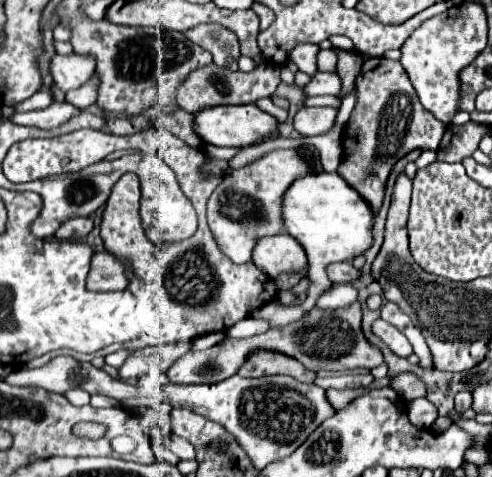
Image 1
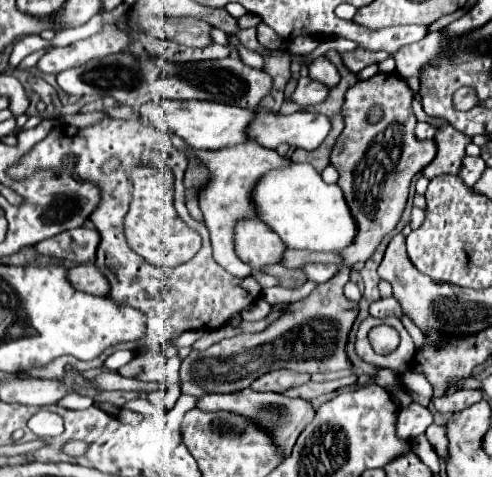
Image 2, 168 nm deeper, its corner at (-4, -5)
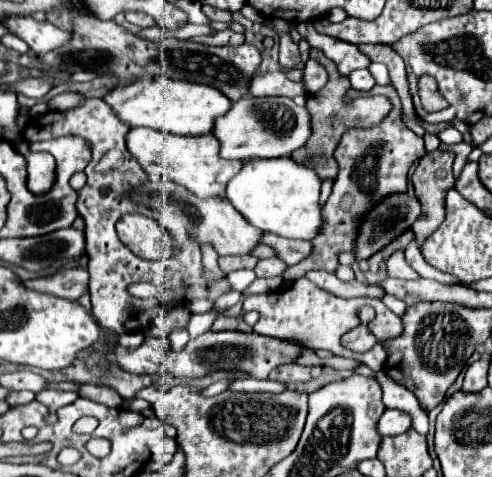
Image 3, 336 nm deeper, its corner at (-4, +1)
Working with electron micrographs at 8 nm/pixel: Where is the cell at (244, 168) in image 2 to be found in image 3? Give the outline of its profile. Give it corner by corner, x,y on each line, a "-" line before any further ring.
133,127
127,131
125,141
141,169
151,175
167,177
187,187
197,197
225,197
225,185
243,165
241,161
221,161
221,157
217,157
217,139
213,139
213,135
173,135
149,127

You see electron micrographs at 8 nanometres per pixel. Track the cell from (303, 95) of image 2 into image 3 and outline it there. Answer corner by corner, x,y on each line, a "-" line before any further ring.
263,73
253,75
249,83
249,95
255,97
269,97
269,95
283,95
283,97
297,97
305,95
301,83
289,81
283,73

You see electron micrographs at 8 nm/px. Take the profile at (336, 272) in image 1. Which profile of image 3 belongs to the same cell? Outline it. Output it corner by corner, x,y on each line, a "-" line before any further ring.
265,233
261,237
261,243
269,245
275,255
285,261
287,265
297,265
311,253
311,243
309,241
299,241
299,239
283,239
283,237
273,237
273,233

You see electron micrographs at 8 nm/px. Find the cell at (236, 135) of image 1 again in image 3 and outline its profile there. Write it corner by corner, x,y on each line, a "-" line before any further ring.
167,75
149,77
143,81
135,81
131,85
121,85
111,89
103,101
113,109
119,121
127,127
153,127
161,131
169,131
175,135
197,135
209,133
213,121
229,109
231,101
217,89
191,81
177,81

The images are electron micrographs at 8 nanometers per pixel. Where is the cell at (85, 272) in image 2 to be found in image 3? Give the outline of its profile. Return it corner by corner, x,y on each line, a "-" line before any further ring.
65,269
49,277
25,281
23,285
31,291
39,291
39,293
47,293
47,295
73,301
73,299
79,299
87,291
87,283
89,283
87,275
89,273
85,269

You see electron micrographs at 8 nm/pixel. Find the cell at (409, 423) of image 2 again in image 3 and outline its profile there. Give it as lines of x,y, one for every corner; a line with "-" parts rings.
385,409
385,413
377,421
377,433
381,437
401,435
401,433
409,431
409,427
411,427
411,417
397,409

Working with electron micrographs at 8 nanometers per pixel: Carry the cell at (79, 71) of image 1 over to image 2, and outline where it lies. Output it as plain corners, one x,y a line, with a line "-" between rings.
109,25
89,39
71,43
67,47
53,47
49,53
45,53
39,59
37,67
43,73
59,75
61,71
81,67
93,59
101,59
101,57
107,57
111,53
123,51
125,43
129,43
127,35
121,33
115,25

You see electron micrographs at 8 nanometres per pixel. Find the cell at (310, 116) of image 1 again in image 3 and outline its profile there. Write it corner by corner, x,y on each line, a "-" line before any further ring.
249,97
231,103
231,109
217,117
213,125
213,137
219,141
219,155
223,159
247,161
247,159
273,159
289,157
295,149
303,147
311,135
311,117
305,107
299,107
289,97

